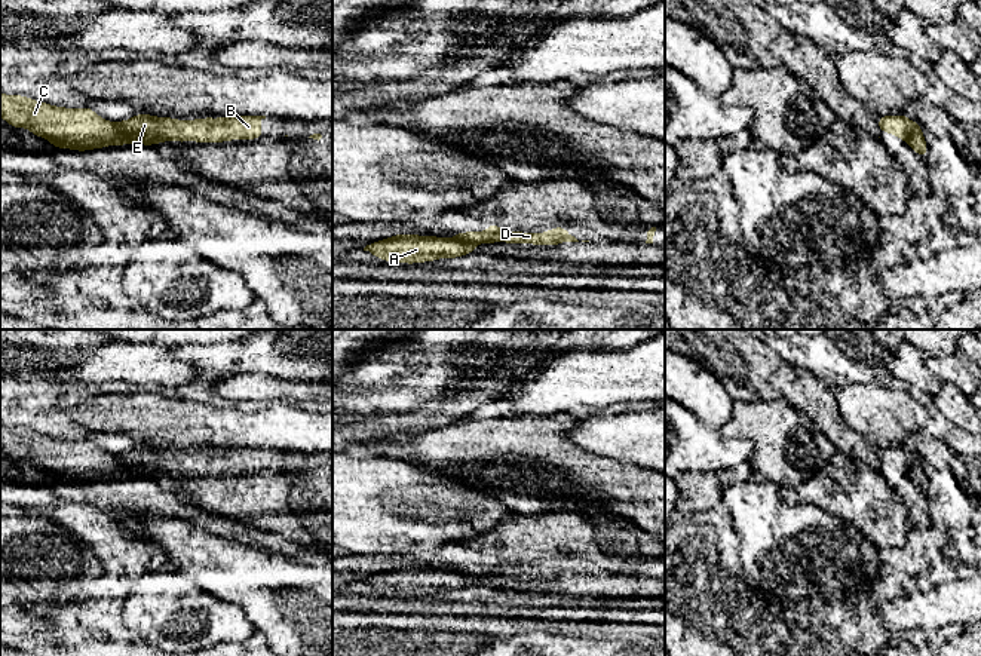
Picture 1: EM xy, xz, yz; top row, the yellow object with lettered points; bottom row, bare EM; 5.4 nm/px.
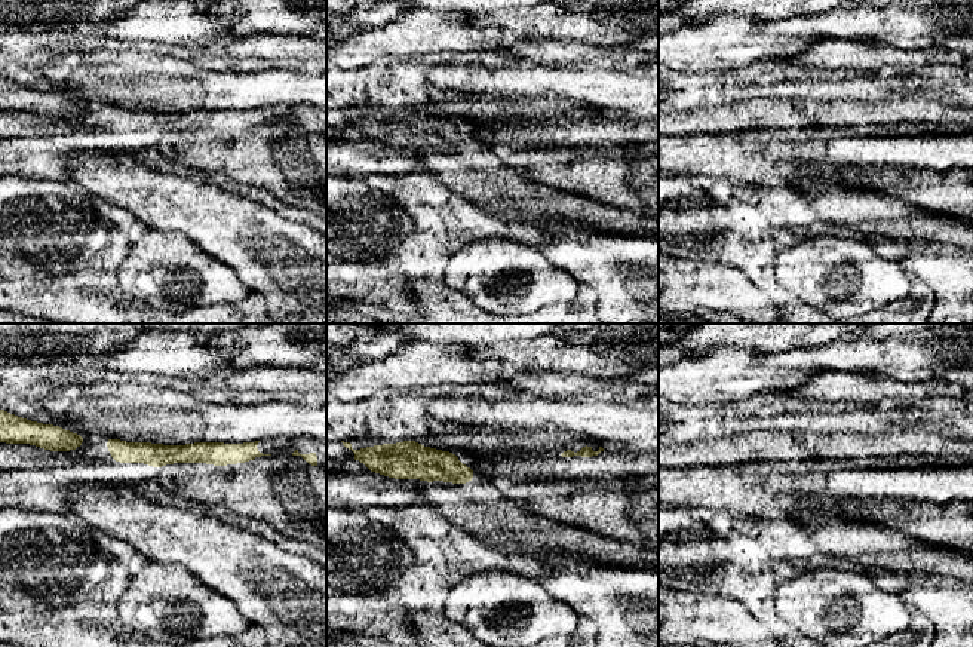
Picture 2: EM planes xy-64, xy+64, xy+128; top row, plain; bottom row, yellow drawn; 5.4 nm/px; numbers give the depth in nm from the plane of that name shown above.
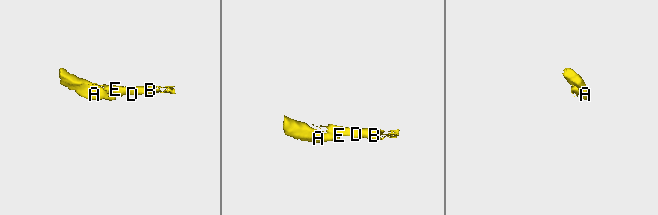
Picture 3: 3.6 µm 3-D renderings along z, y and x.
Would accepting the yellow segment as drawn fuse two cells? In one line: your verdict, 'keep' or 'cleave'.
cleave

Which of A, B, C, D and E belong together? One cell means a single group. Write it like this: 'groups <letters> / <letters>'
groups A C / B D E

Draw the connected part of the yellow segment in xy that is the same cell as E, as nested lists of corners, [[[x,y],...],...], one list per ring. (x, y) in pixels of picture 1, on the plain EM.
[[[147,445],[117,454],[128,469],[138,476],[153,478],[162,473],[223,475],[232,472],[263,470],[261,453],[266,448],[226,448],[220,451],[205,450],[194,453],[177,453],[156,450]]]

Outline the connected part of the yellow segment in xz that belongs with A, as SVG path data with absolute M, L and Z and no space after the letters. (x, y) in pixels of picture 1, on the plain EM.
M398 565L389 571L367 577L364 583L370 583L375 591L383 591L389 595L414 597L438 591L457 591L476 582L475 577L459 571Z

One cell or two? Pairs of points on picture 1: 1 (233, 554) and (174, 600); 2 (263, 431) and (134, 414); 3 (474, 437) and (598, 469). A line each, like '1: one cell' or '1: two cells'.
1: two cells
2: one cell
3: one cell

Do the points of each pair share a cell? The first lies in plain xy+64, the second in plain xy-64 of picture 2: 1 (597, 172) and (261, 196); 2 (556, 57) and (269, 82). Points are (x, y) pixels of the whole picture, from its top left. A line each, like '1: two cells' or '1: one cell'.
1: two cells
2: two cells

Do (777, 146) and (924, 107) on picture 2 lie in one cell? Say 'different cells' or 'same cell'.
same cell

